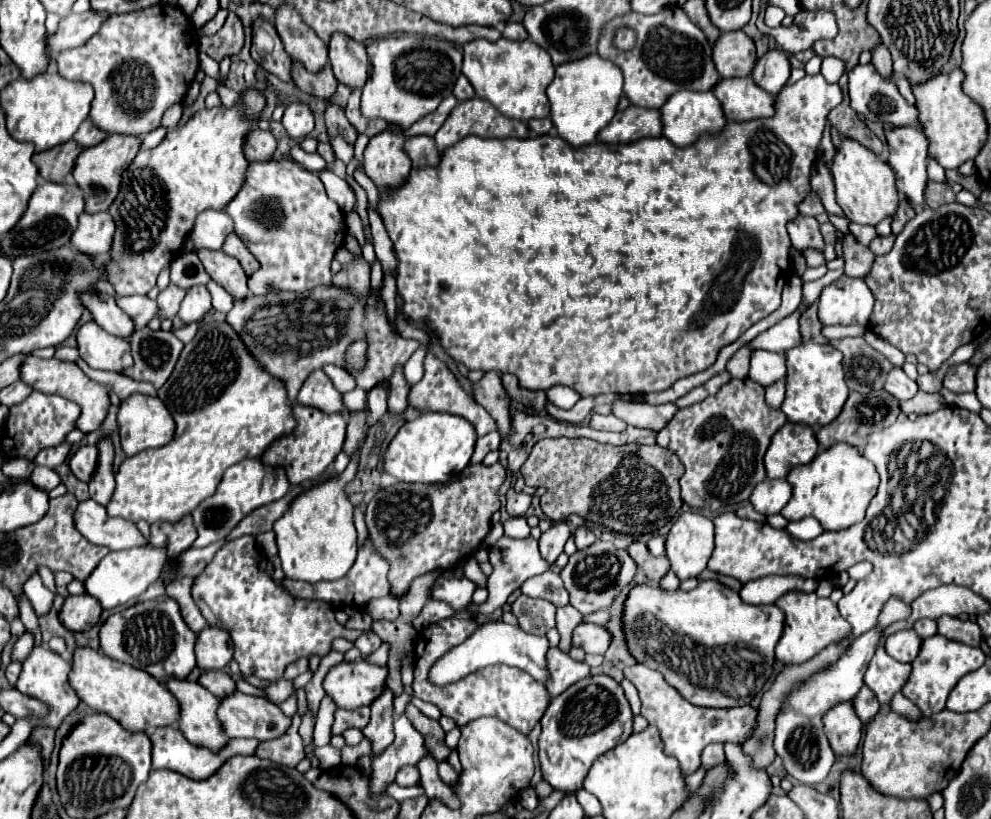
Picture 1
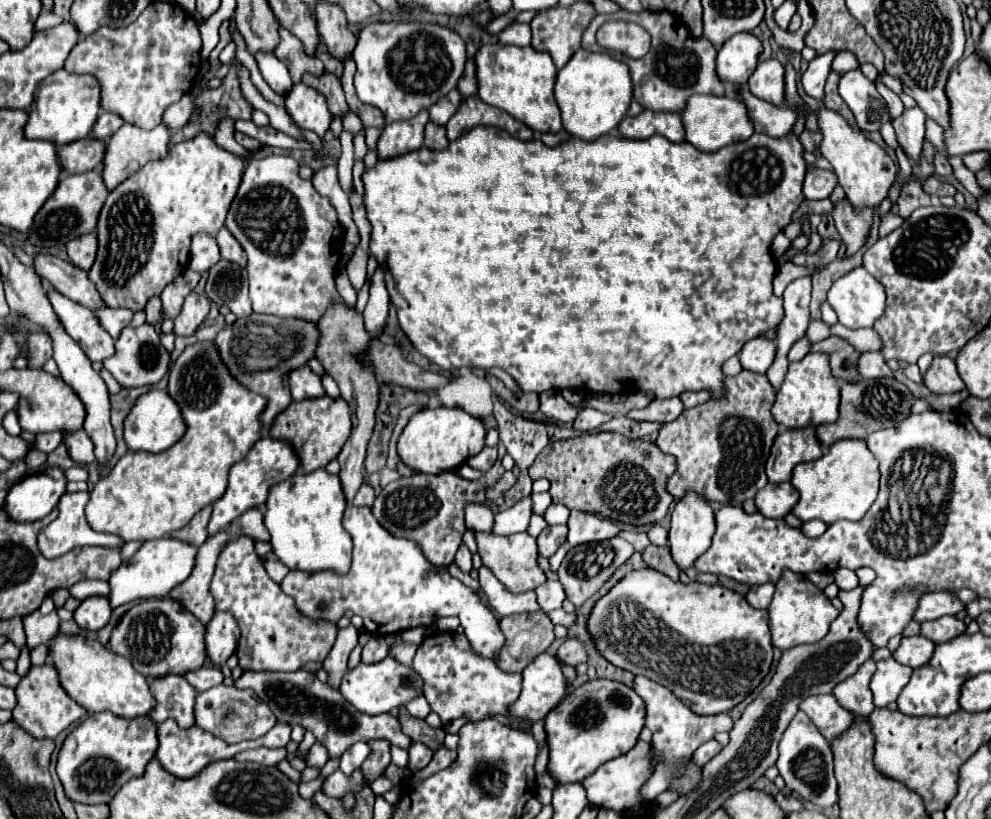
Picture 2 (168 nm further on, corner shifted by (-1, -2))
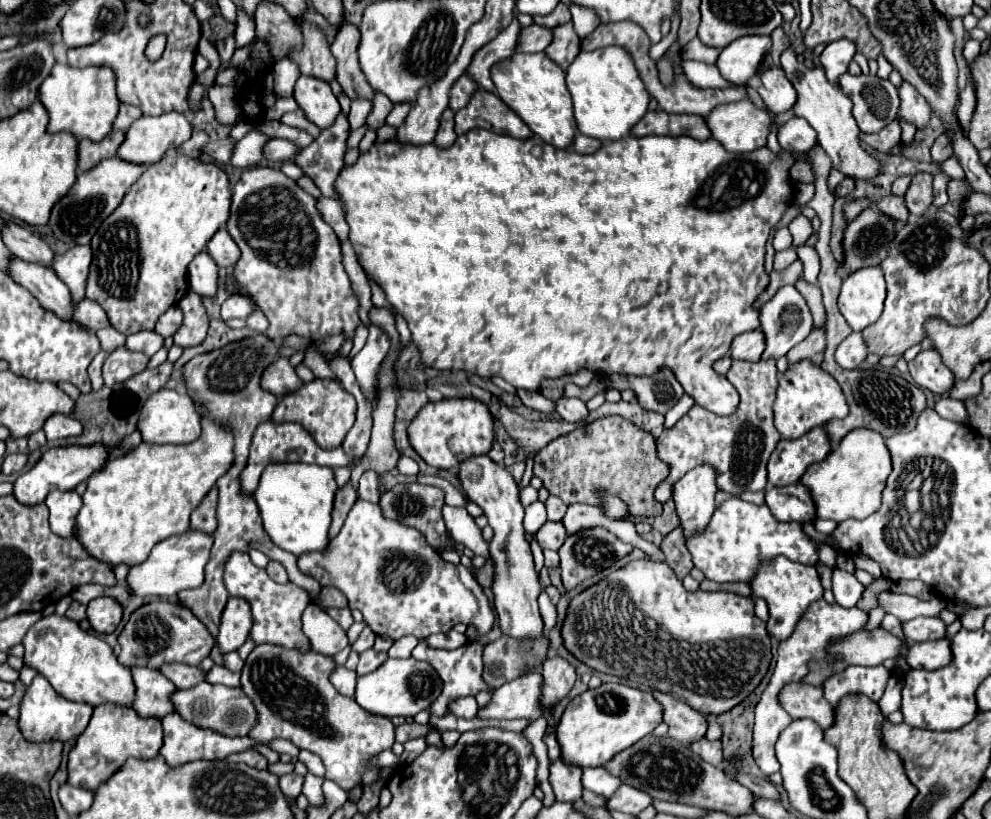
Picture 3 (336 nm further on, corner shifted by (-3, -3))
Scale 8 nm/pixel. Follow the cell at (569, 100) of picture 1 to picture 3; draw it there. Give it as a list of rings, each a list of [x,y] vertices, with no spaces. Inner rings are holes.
[[[614,45],[596,51],[580,51],[566,71],[566,87],[572,95],[578,133],[600,141],[628,135],[632,125],[646,113],[650,101],[632,57],[622,47]]]

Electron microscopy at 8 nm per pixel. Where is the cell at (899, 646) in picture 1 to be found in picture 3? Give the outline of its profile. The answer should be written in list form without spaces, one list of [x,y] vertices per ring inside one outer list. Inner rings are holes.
[[[924,641],[924,643],[910,643],[906,651],[906,663],[910,669],[938,669],[944,667],[952,659],[950,641]]]

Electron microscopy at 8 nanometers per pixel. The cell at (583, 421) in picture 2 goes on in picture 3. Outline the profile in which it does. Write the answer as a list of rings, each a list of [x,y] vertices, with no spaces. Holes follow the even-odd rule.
[[[560,397],[556,401],[556,411],[562,419],[566,419],[568,423],[580,423],[588,417],[588,409],[586,409],[586,403],[580,401],[580,399],[566,399],[566,397]]]

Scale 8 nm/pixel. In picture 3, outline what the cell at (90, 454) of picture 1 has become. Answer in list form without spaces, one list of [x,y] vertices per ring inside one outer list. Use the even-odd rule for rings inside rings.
[[[58,413],[58,415],[52,415],[44,423],[44,431],[46,431],[48,441],[56,441],[56,439],[66,439],[66,437],[80,437],[84,427],[78,419]]]

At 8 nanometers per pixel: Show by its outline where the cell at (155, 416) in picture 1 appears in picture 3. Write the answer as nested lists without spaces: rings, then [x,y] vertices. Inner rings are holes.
[[[160,389],[154,395],[150,395],[148,403],[144,403],[138,419],[138,431],[142,433],[144,443],[192,443],[200,435],[200,413],[196,411],[194,401],[186,393],[178,393],[174,389]]]

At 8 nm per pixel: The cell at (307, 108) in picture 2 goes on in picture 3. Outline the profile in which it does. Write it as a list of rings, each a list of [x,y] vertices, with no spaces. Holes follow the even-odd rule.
[[[302,75],[294,87],[294,99],[306,119],[320,129],[330,127],[336,121],[336,115],[340,115],[340,103],[330,85],[316,77]]]

